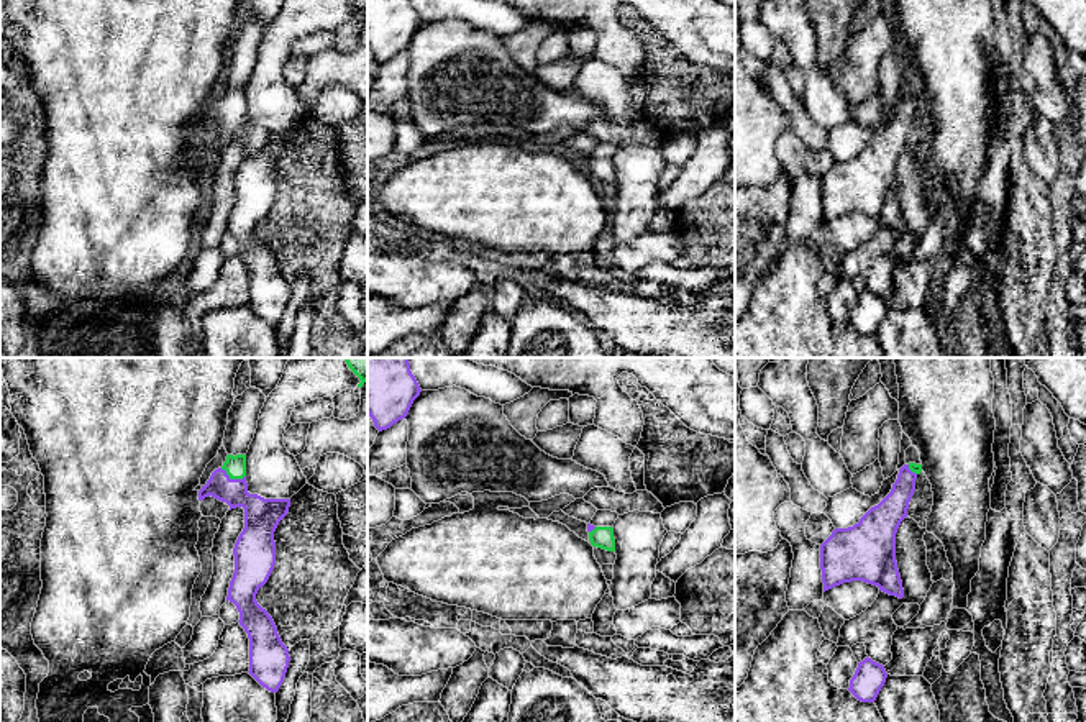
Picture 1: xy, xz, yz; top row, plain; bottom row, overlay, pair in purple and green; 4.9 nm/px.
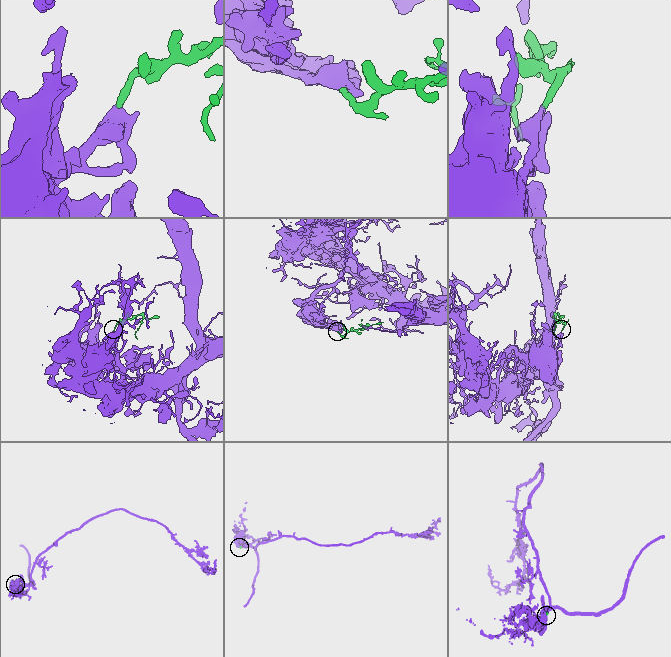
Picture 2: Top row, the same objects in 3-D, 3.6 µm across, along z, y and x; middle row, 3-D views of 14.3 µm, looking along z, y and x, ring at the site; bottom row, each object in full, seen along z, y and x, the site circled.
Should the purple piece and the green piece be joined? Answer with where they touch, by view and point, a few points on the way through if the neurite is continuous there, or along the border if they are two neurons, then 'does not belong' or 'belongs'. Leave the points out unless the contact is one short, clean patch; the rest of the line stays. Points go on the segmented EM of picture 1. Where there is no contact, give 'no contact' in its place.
contact xy (233, 479); way xy (261, 516), (233, 488), (233, 479), (235, 466); belongs

